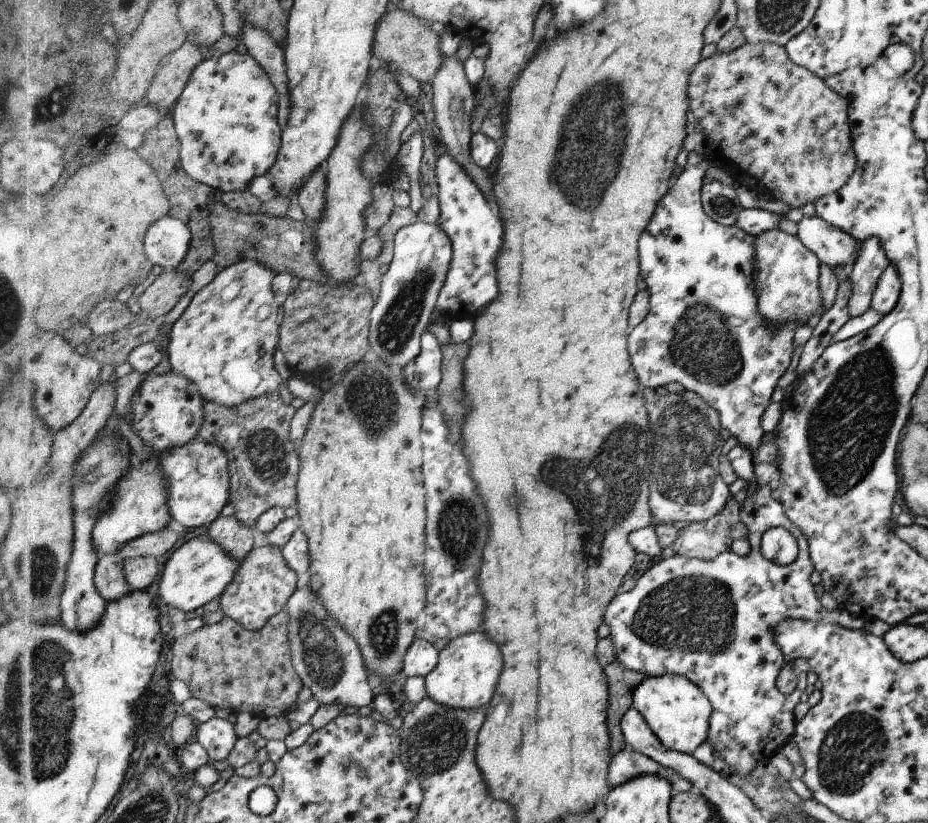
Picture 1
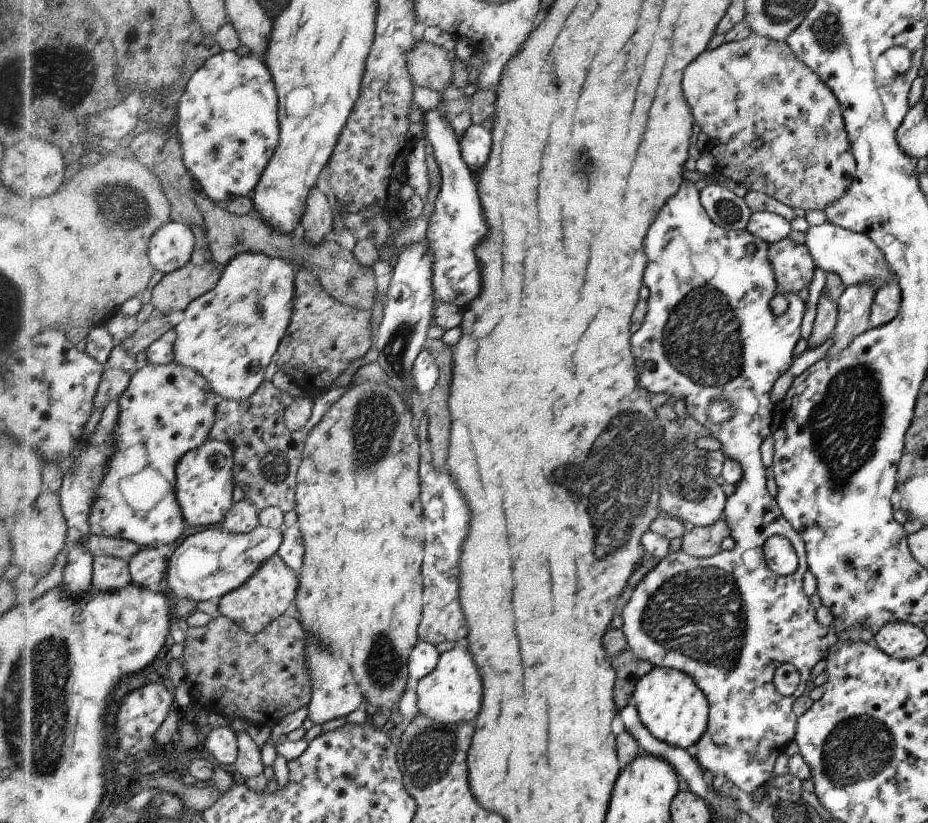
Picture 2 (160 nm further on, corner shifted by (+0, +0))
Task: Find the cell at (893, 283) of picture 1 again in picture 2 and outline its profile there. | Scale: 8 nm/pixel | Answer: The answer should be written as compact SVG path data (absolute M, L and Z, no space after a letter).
M896 279L880 287L875 292L875 297L869 314L869 328L873 329L894 320L901 307L901 288Z

